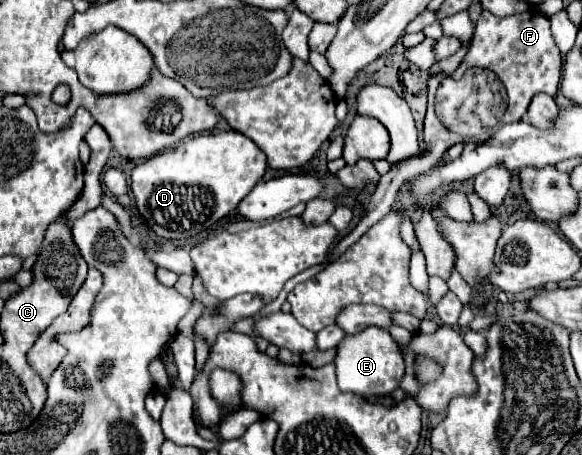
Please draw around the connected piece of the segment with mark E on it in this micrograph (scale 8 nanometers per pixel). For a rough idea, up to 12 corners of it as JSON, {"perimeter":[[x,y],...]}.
{"perimeter":[[365,328],[337,346],[343,392],[389,396],[405,376],[399,344]]}

